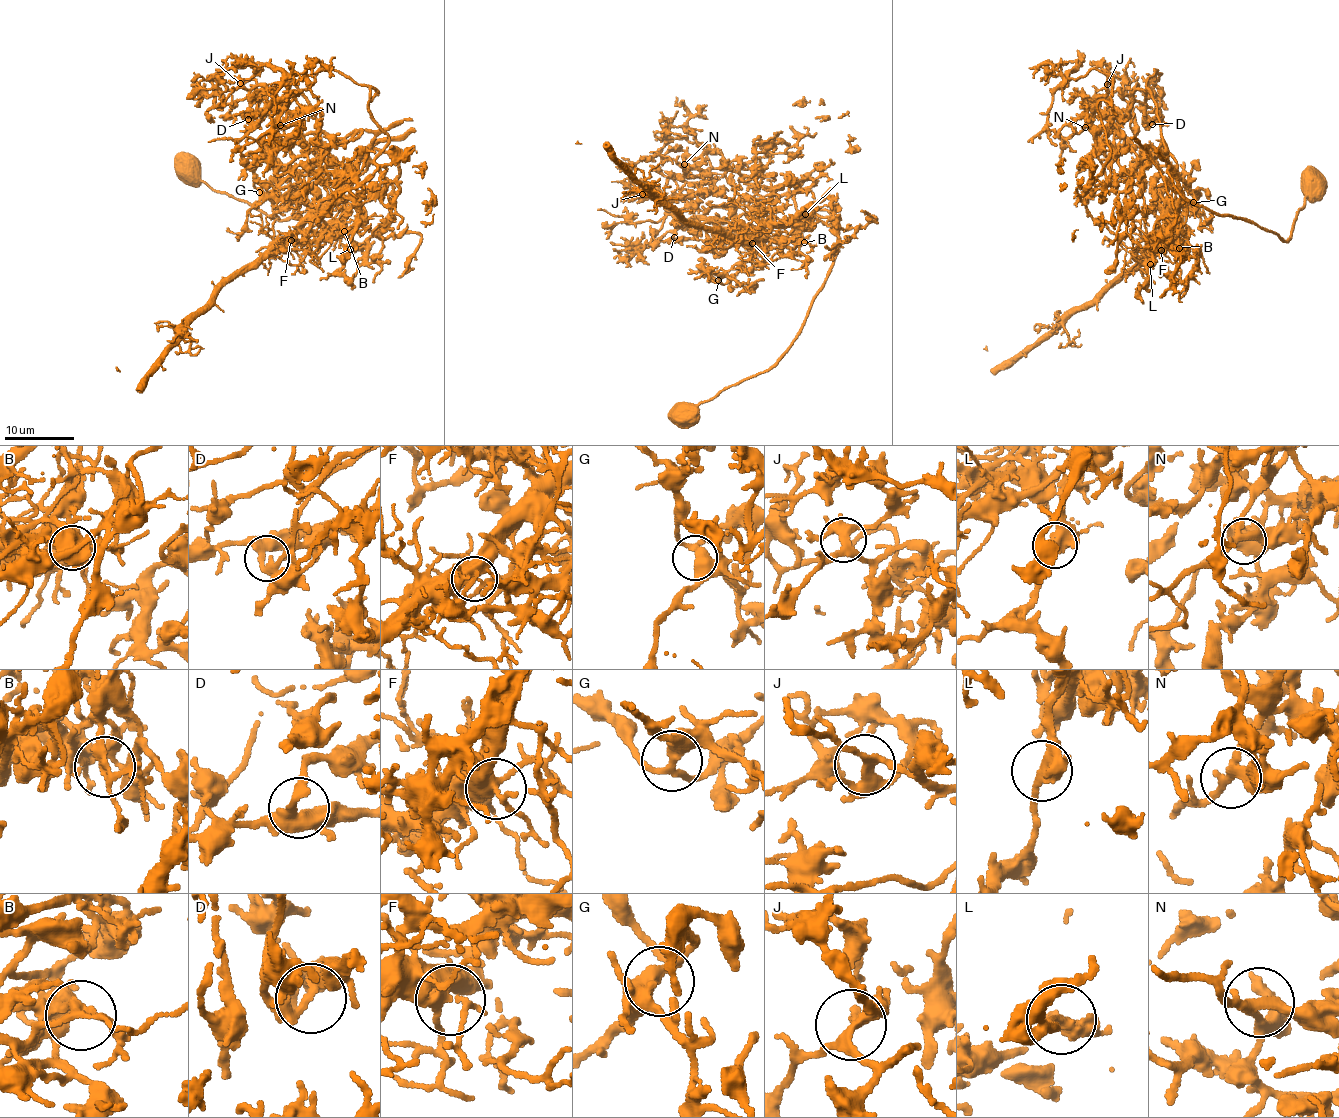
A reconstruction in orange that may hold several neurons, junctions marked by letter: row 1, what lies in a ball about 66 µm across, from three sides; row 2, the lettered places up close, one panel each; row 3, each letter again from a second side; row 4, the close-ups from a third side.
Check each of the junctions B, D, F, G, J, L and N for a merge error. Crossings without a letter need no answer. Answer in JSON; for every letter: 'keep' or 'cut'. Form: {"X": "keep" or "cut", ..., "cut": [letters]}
{"B": "cut", "D": "keep", "F": "keep", "G": "keep", "J": "keep", "L": "keep", "N": "keep", "cut": ["B"]}

